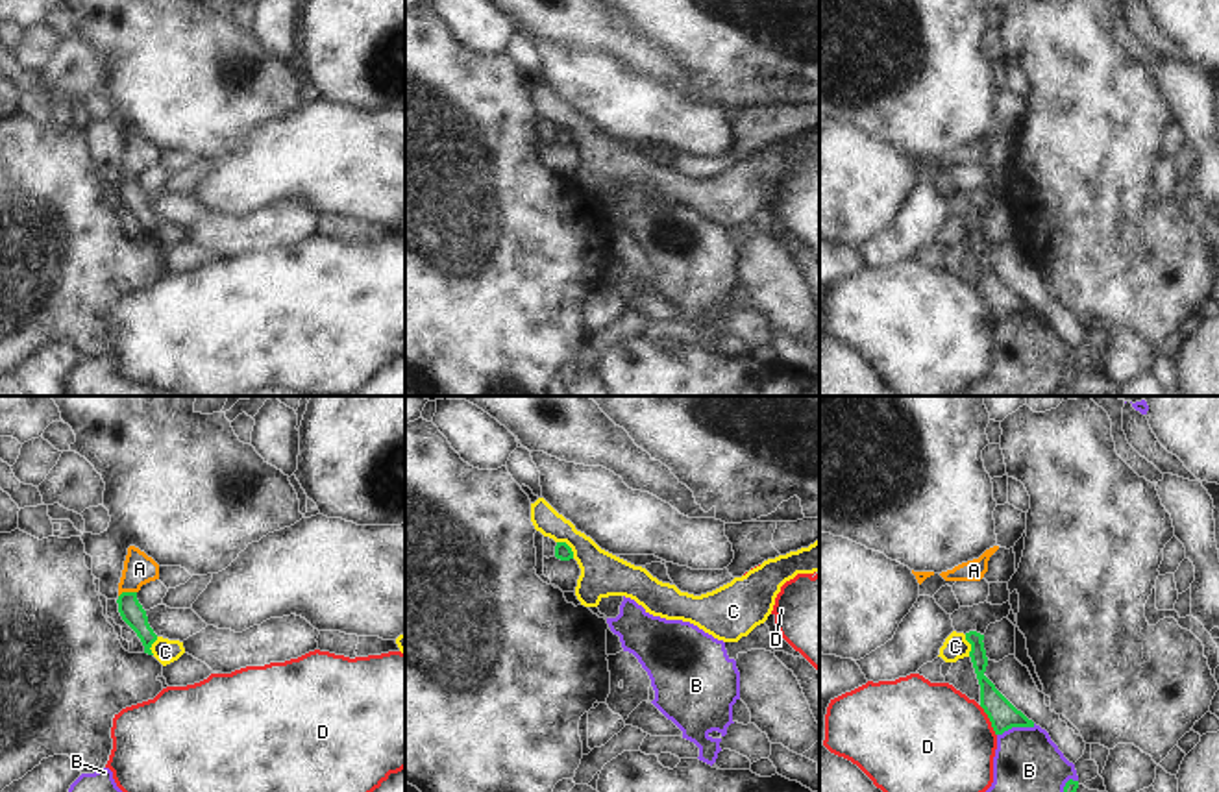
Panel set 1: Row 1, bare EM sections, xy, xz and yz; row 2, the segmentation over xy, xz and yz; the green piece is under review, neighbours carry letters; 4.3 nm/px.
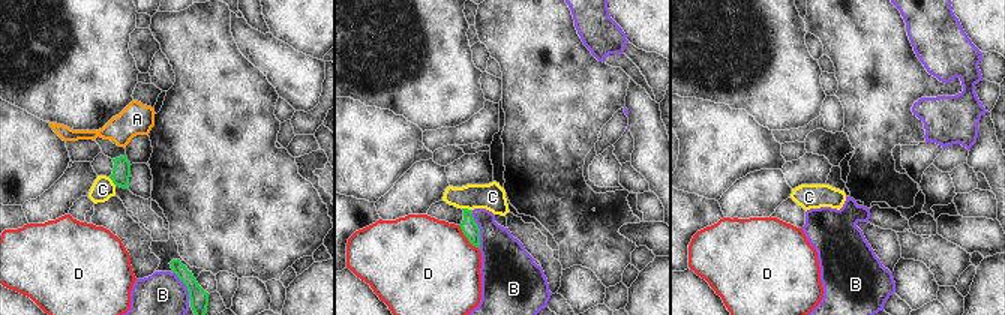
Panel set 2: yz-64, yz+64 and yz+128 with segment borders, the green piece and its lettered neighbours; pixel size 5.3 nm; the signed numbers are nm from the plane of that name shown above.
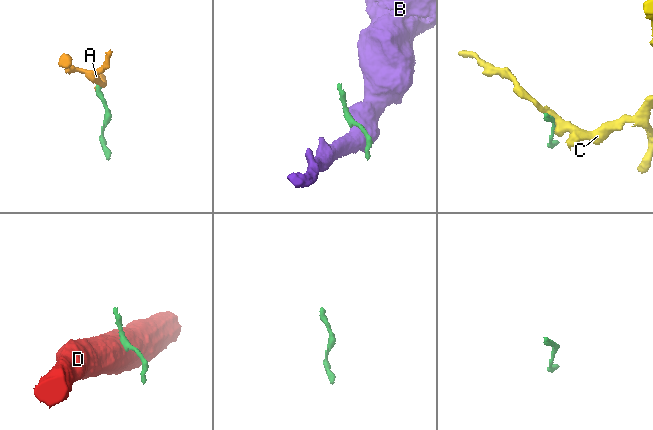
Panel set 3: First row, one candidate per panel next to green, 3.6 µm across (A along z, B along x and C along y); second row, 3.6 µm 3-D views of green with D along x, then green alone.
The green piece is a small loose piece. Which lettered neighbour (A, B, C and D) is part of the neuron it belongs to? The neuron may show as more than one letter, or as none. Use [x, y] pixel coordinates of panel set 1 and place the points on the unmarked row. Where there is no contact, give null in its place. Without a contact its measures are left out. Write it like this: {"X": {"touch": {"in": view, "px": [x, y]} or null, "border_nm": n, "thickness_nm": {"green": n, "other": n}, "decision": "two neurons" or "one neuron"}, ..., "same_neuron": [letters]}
{"A": {"touch": {"in": "xy", "px": [126, 178]}, "border_nm": 80, "thickness_nm": {"green": 100, "other": 140}, "decision": "one neuron"}, "B": {"touch": {"in": "yz", "px": [1016, 311]}, "border_nm": 180, "thickness_nm": {"green": 120, "other": 320}, "decision": "two neurons"}, "C": {"touch": {"in": "xz", "px": [568, 132]}, "border_nm": 110, "thickness_nm": {"green": 70, "other": 190}, "decision": "two neurons"}, "D": {"touch": {"in": "yz", "px": [990, 306]}, "border_nm": 150, "thickness_nm": {"green": 120, "other": 480}, "decision": "two neurons"}, "same_neuron": ["A"]}

